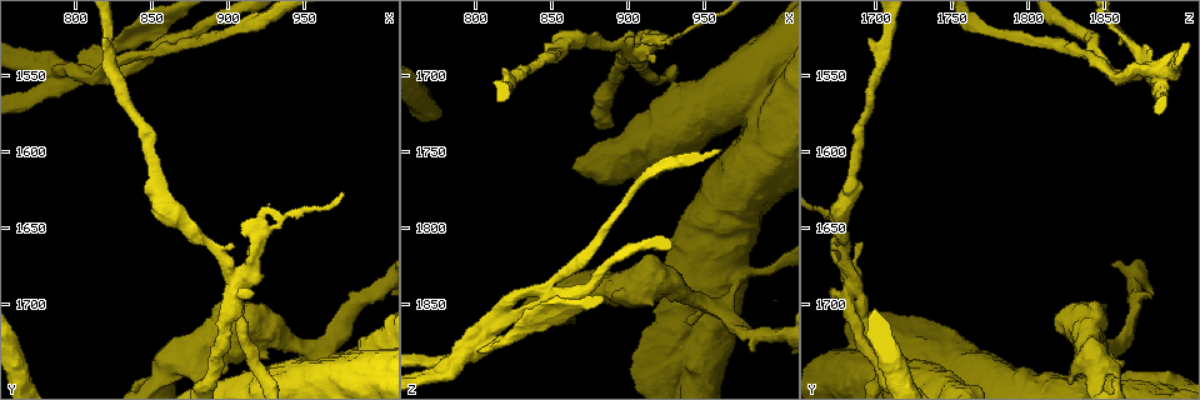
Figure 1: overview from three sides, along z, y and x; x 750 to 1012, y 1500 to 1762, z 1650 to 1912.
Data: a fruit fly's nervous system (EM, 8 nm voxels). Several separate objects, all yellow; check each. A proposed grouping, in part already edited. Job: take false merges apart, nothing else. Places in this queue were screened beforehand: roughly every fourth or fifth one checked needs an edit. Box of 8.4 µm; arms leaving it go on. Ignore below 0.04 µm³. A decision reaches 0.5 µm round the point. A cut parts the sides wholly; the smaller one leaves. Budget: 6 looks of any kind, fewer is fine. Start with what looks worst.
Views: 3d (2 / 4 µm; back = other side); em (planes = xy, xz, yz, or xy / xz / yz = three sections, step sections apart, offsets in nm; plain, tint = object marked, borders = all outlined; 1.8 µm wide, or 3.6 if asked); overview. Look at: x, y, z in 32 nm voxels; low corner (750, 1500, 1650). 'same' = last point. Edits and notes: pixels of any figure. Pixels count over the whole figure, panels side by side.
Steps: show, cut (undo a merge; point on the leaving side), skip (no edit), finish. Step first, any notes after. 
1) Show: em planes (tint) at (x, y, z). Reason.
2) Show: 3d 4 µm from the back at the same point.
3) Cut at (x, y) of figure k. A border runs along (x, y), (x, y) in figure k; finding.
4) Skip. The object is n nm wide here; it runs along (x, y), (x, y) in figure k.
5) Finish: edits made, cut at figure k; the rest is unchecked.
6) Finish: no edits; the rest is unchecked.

Show: 3d 4 µm at (786, 1546, 1884). Two arms in line, one across.

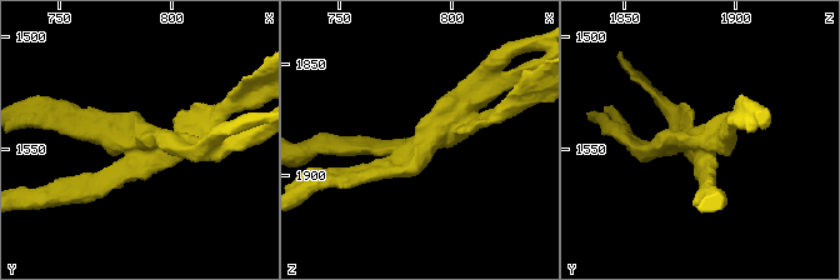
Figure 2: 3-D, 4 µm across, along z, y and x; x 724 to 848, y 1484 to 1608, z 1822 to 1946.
Show: em planes (tint) at (788, 1547, 1886). 3 arms meet here; the arms are 200, 220, 340 nm wide.

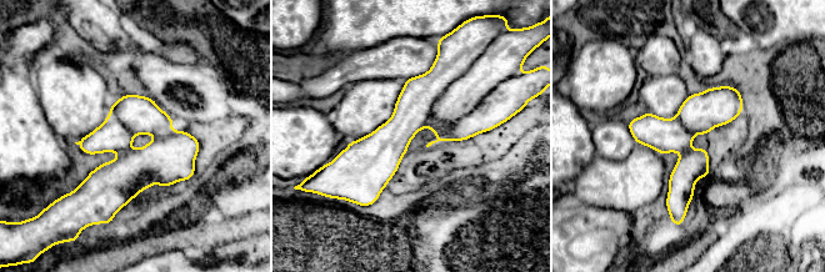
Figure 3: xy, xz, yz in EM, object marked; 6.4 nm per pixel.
Cut at (498, 106) of figure 3. The part that leaves runs along (196, 145), (111, 186), (80, 190) in figure 3; two neurons meet here.

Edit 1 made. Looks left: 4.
Show: 3d 4 µm at (848, 1536, 1844). Side arm on a straight run.

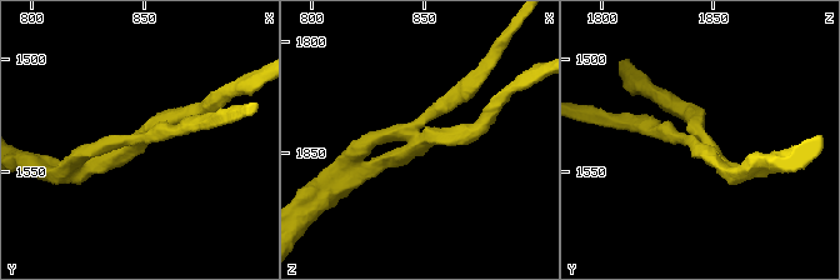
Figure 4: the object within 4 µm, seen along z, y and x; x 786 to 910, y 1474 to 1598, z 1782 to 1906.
Show: em xy step 4 (plain) at (848, 1534, 1847). 3 arms meet here; the arms are 220, 220, 260 nm wide.

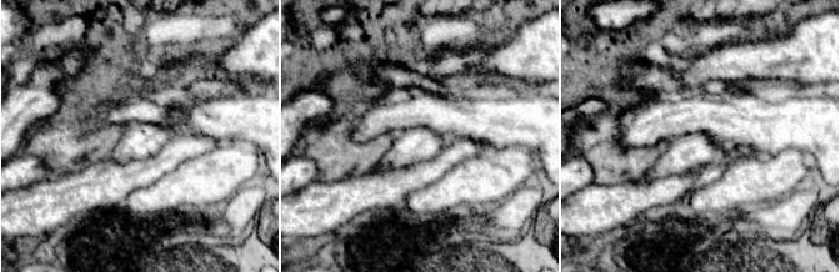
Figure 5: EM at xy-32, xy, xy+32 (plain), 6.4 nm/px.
Show: em xy step 4 (tint) at the same point. Where the object lies.

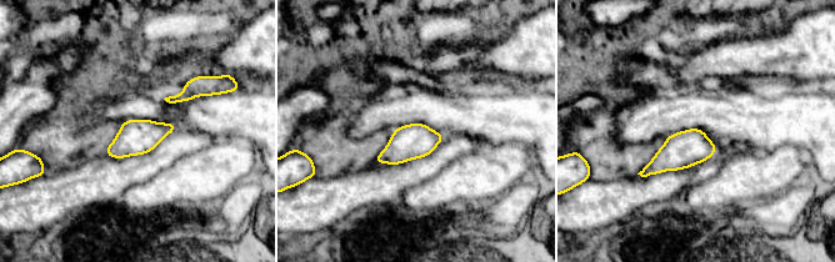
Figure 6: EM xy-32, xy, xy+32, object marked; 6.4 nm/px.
Skip. One neuron here.

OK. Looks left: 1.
Show: em 3.6 µm planes (tint) at (854, 1748, 1844). Branch point.

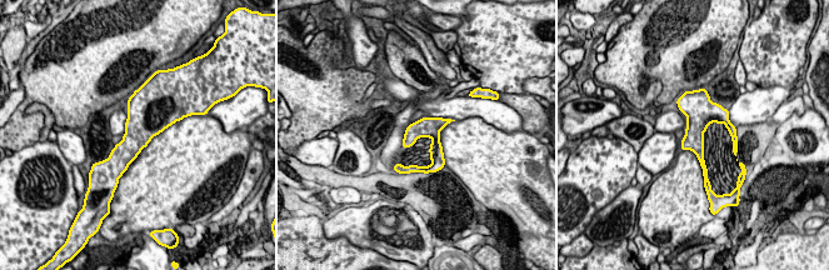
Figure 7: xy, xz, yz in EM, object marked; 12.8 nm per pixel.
Skip. It runs along (444, 121), (435, 130), (435, 161), (415, 169) in figure 7; one neuron here.

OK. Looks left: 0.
Finish: edits made, cut at figure 3; the rest is unchecked.

